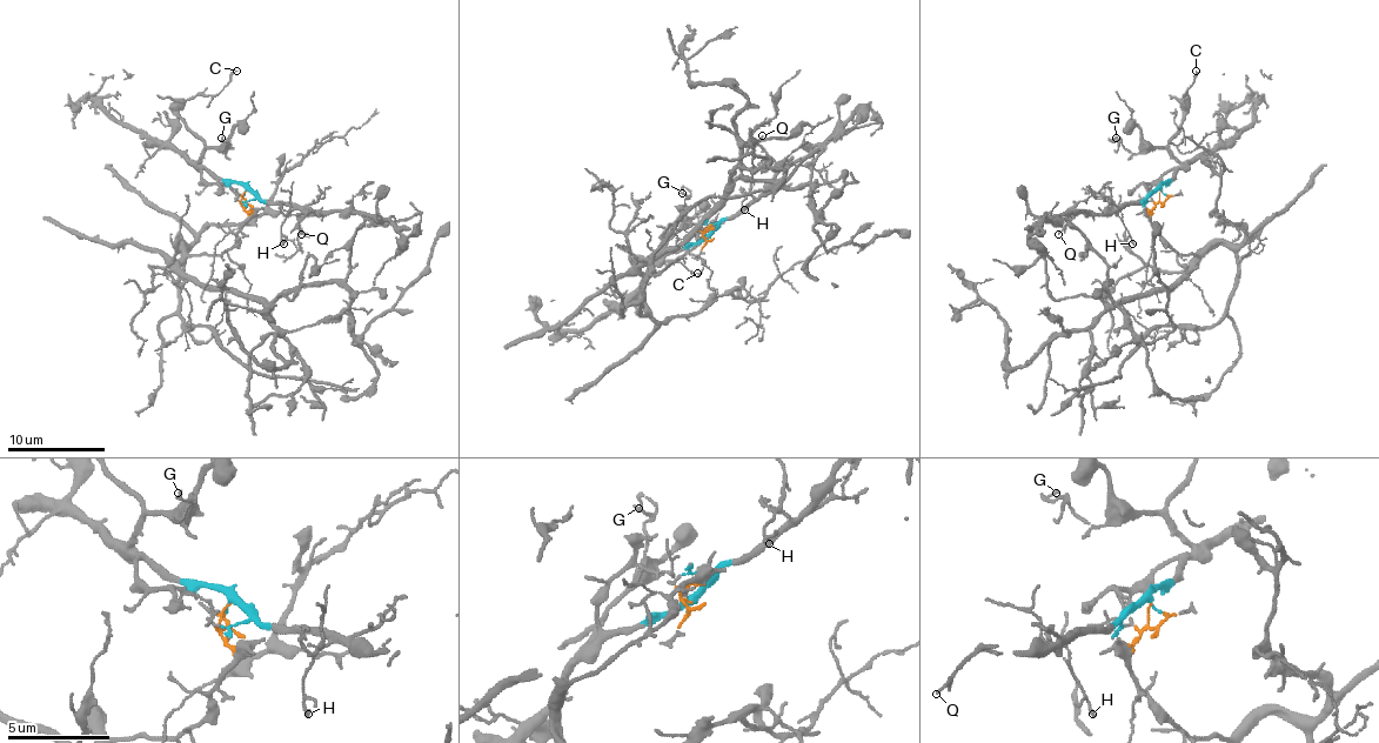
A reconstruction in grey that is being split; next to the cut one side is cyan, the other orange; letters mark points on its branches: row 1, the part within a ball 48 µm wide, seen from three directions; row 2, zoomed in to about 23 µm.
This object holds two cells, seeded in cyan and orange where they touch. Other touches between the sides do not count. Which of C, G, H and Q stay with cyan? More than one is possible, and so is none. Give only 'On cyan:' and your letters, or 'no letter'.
On cyan: C, G, H, Q

